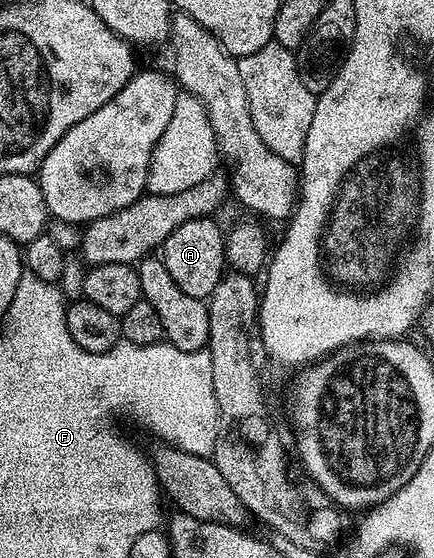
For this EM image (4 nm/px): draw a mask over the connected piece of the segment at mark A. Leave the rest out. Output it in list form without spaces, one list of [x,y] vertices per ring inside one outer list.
[[[196,217],[171,231],[161,244],[159,260],[167,267],[171,279],[183,295],[191,295],[196,301],[205,301],[219,287],[227,272],[225,263],[225,233],[216,225],[213,217]]]

